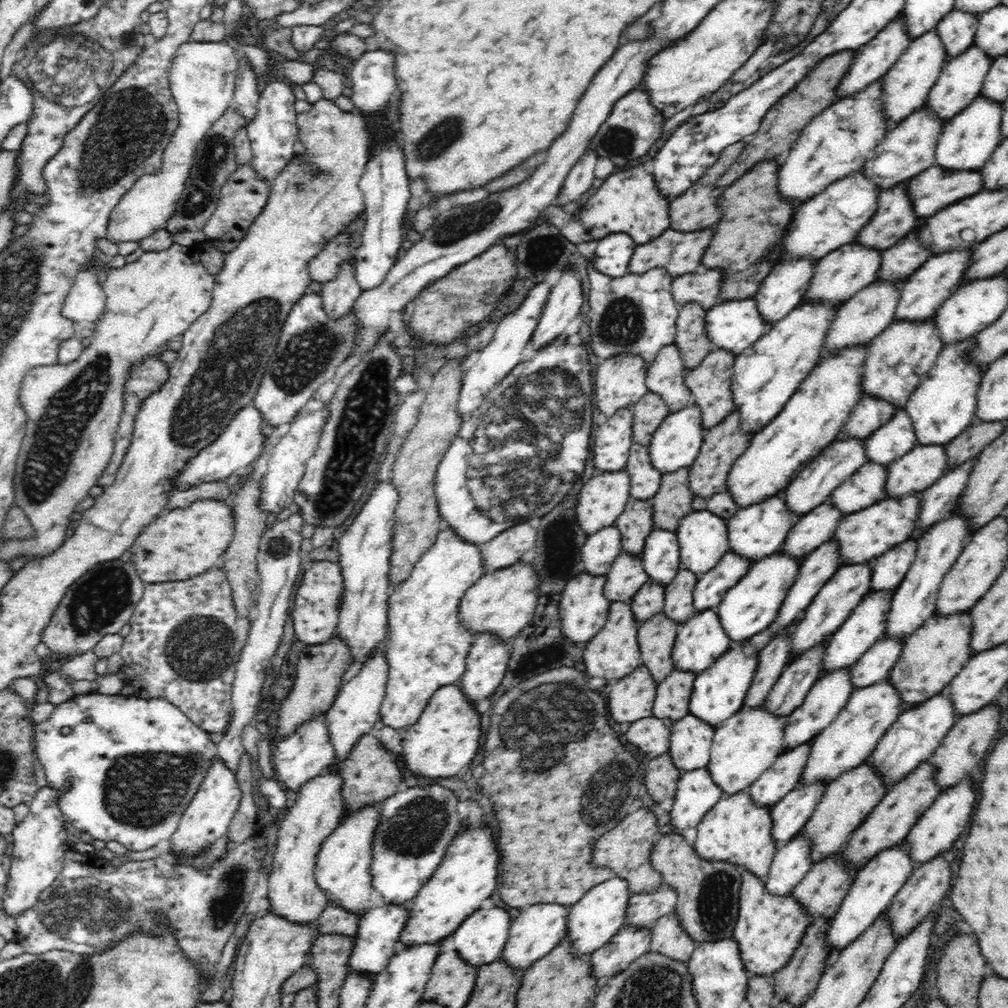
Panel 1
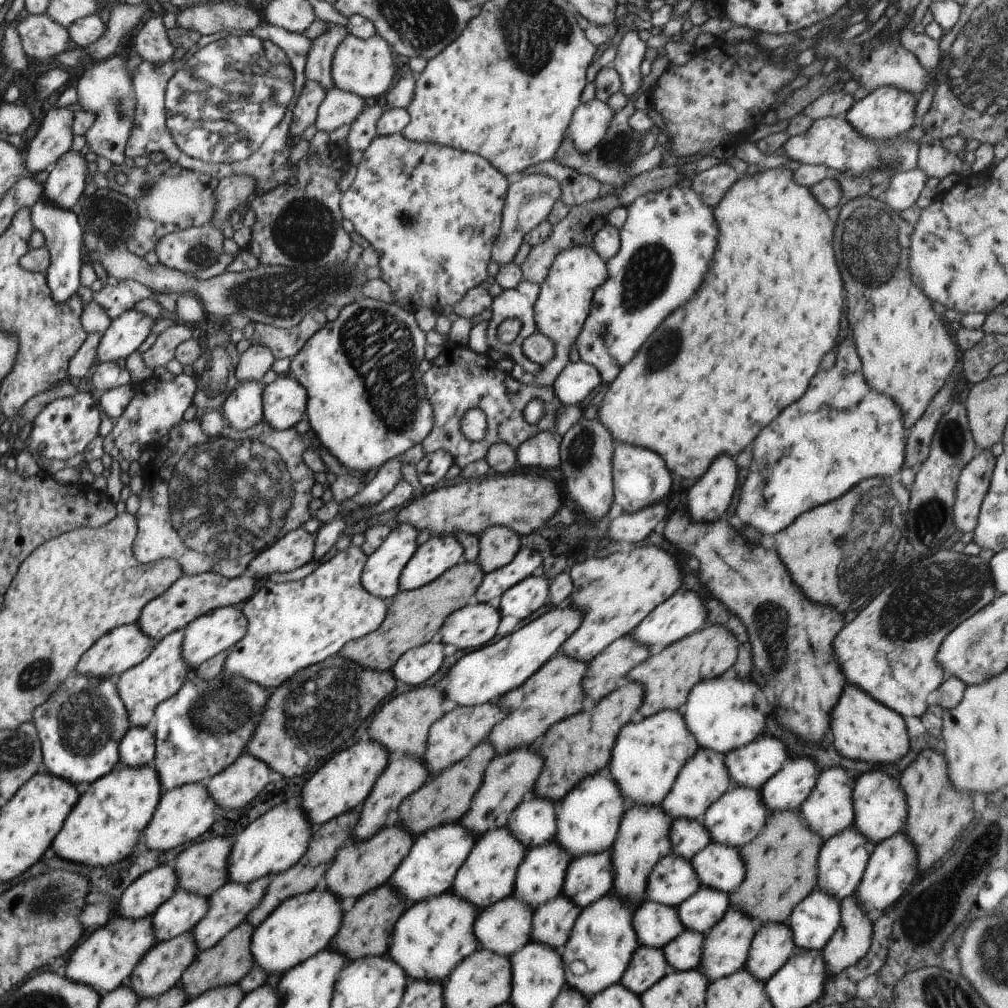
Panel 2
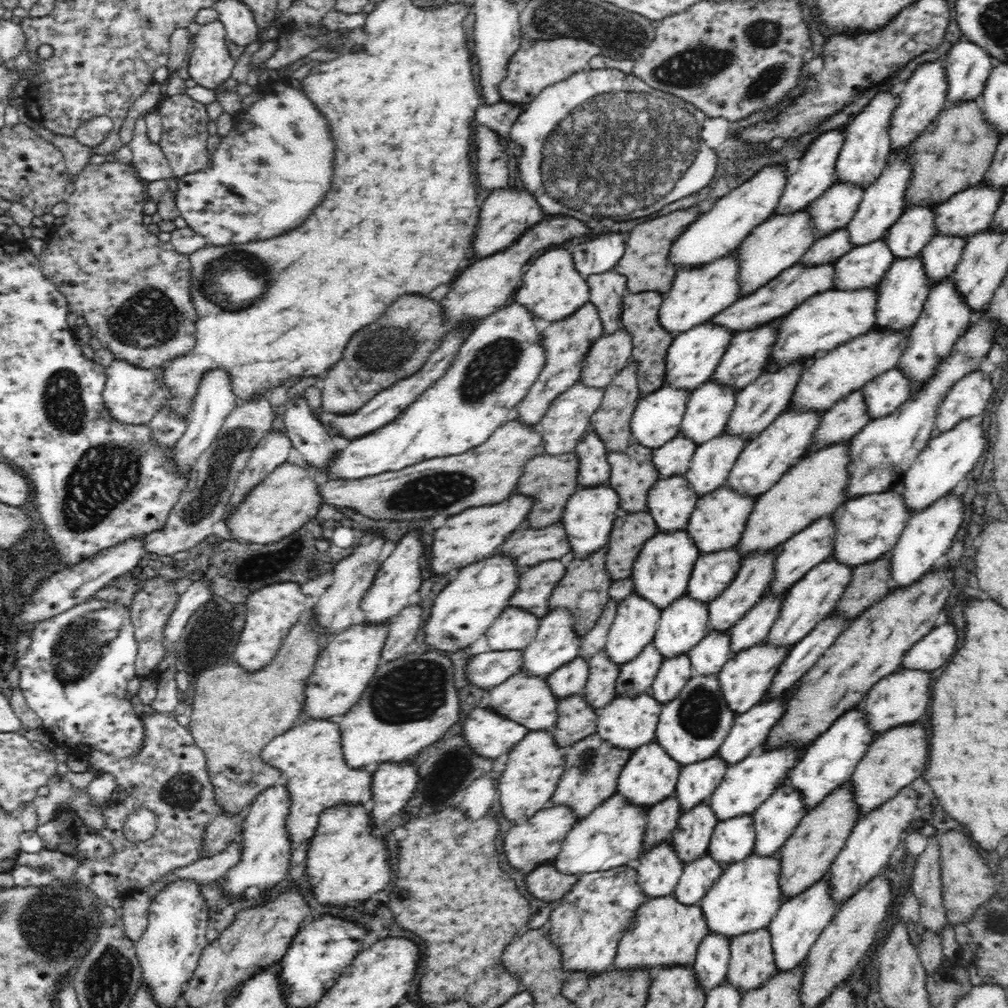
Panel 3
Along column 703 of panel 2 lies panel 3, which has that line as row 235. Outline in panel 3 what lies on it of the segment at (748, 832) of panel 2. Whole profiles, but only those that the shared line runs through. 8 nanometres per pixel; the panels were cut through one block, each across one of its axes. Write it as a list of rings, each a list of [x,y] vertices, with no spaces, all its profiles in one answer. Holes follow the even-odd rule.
[[[837,180],[811,202],[810,217],[816,239],[846,228],[859,207],[864,190],[860,185]]]

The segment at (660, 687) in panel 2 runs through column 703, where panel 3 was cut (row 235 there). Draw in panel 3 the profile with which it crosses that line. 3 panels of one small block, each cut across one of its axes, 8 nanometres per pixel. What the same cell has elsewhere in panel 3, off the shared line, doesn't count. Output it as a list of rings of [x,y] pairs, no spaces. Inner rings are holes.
[[[698,205],[688,208],[688,210],[676,210],[676,212],[670,212],[670,214],[637,224],[628,233],[624,254],[622,254],[622,258],[618,260],[618,264],[614,266],[613,270],[626,277],[626,287],[631,293],[656,291],[665,294],[670,290],[678,269],[668,261],[670,248],[688,226],[704,211],[703,208],[704,206]]]

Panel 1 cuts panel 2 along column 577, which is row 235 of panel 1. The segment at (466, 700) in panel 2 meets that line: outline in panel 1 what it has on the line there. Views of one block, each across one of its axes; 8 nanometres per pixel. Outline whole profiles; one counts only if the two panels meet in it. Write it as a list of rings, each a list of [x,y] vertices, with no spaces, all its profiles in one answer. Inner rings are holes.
[[[628,233],[609,234],[598,241],[592,261],[600,273],[618,278],[629,273],[628,264],[634,248],[636,243]]]

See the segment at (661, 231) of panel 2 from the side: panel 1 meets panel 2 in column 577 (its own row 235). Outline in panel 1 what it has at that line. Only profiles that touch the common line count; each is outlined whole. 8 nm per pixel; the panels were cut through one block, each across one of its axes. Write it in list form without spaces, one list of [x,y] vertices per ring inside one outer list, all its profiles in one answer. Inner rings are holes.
[[[350,230],[344,234],[338,234],[336,238],[328,240],[324,248],[308,262],[308,271],[310,271],[310,282],[328,282],[335,277],[338,267],[346,261],[352,261],[354,248],[349,244]]]

